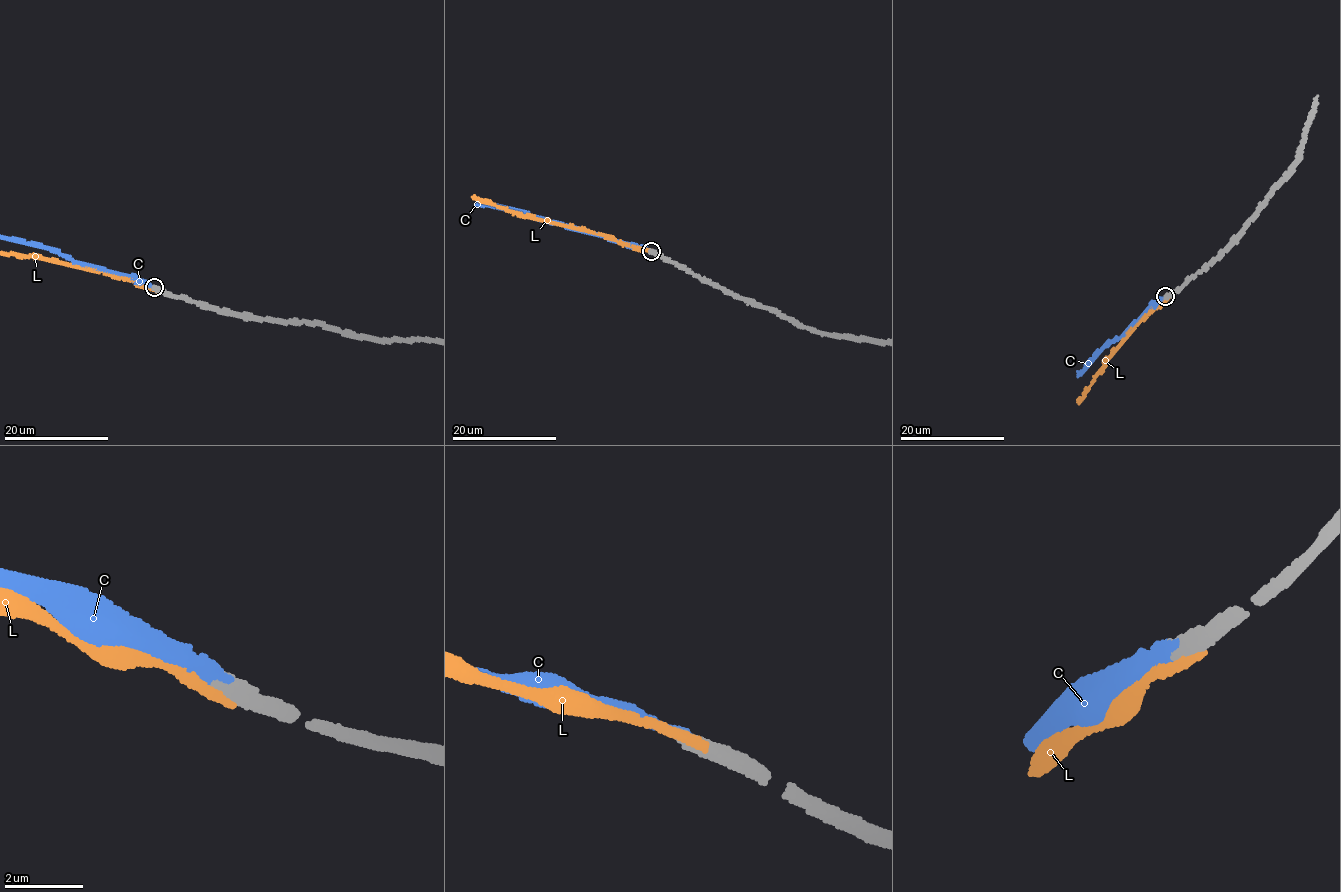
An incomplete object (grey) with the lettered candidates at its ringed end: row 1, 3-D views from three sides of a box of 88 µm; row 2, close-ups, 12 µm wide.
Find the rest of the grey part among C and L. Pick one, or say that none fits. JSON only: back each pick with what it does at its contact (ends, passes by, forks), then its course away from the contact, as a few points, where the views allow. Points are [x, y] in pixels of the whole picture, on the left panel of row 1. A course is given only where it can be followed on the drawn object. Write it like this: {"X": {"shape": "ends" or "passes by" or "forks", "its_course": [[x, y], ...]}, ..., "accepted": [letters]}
{"C": {"shape": "ends", "its_course": [[155, 287], [72, 262], [49, 248]]}, "accepted": ["C"]}

